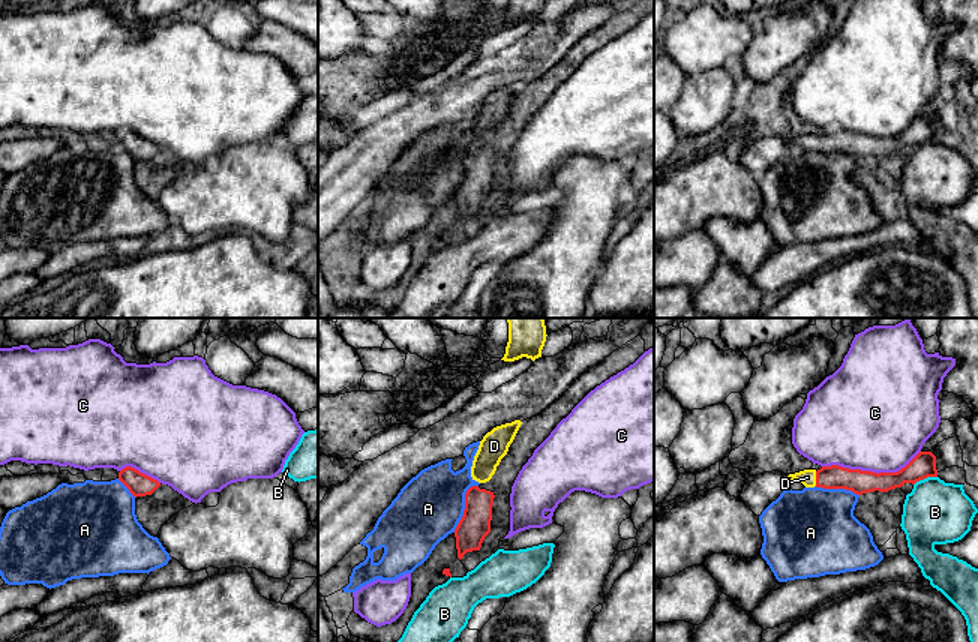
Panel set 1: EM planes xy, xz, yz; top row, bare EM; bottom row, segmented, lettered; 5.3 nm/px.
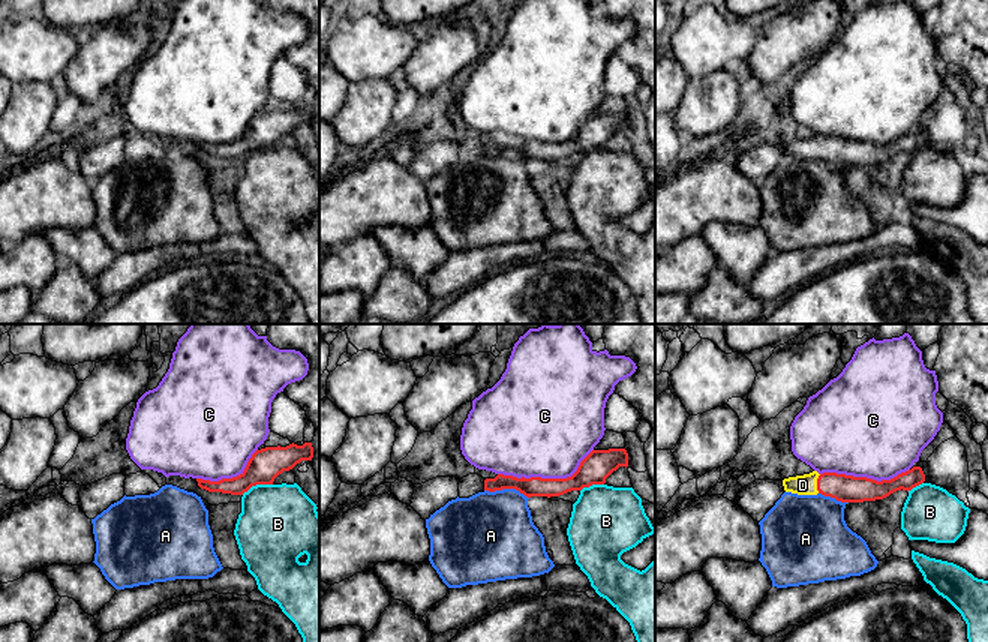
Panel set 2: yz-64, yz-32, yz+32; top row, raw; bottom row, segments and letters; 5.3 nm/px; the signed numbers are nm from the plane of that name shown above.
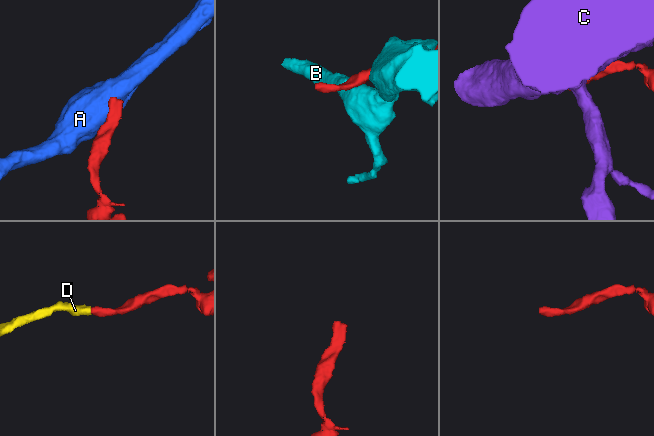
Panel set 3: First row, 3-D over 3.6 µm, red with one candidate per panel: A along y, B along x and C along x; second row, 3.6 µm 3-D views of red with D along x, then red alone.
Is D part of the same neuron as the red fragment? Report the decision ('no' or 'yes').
yes

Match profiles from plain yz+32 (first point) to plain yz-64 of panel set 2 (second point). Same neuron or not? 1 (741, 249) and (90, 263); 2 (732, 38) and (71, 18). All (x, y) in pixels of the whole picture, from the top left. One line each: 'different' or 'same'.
1: same
2: different

